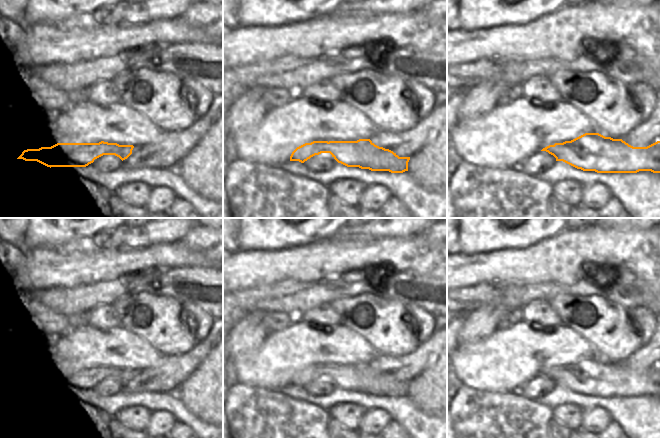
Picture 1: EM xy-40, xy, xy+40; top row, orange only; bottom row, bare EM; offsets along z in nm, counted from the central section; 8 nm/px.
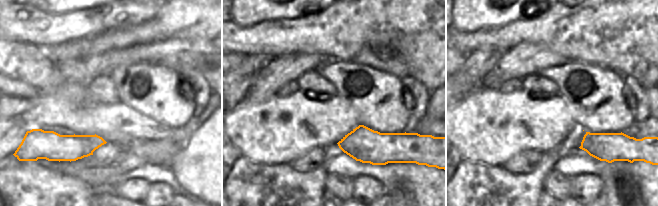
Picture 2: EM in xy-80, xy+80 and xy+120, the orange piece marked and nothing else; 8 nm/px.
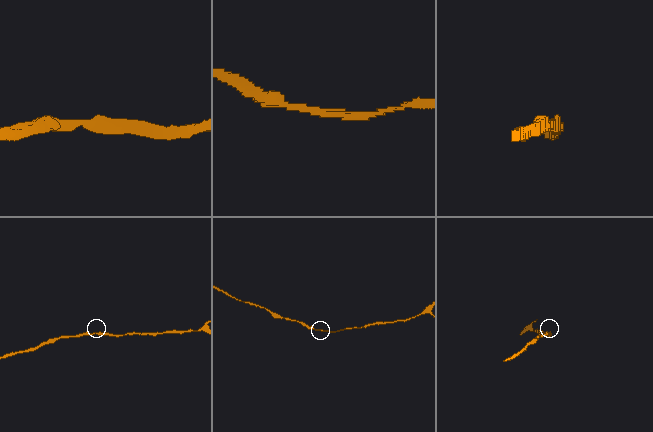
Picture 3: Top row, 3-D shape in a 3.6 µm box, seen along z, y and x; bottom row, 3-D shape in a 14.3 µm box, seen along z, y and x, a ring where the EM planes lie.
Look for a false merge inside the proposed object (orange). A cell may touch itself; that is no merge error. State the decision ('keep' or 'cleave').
keep

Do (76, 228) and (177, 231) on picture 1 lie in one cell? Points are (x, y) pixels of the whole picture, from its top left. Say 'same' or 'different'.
different

